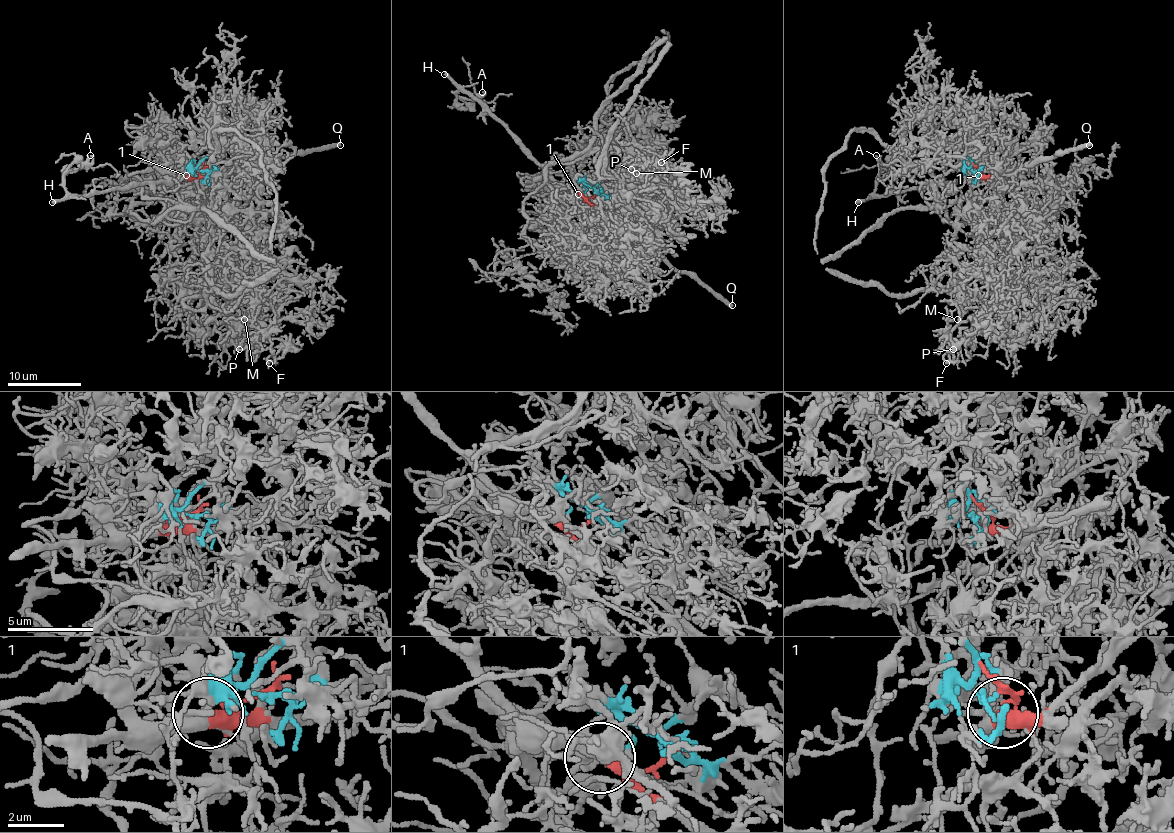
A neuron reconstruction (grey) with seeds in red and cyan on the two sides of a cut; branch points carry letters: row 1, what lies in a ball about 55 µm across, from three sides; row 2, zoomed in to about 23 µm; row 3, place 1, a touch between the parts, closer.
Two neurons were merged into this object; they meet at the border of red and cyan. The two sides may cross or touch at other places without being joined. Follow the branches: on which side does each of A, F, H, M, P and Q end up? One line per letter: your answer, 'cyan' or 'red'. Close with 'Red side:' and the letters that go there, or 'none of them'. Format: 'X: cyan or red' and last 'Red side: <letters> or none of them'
A: red
F: cyan
H: red
M: cyan
P: cyan
Q: red
Red side: A, H, Q

